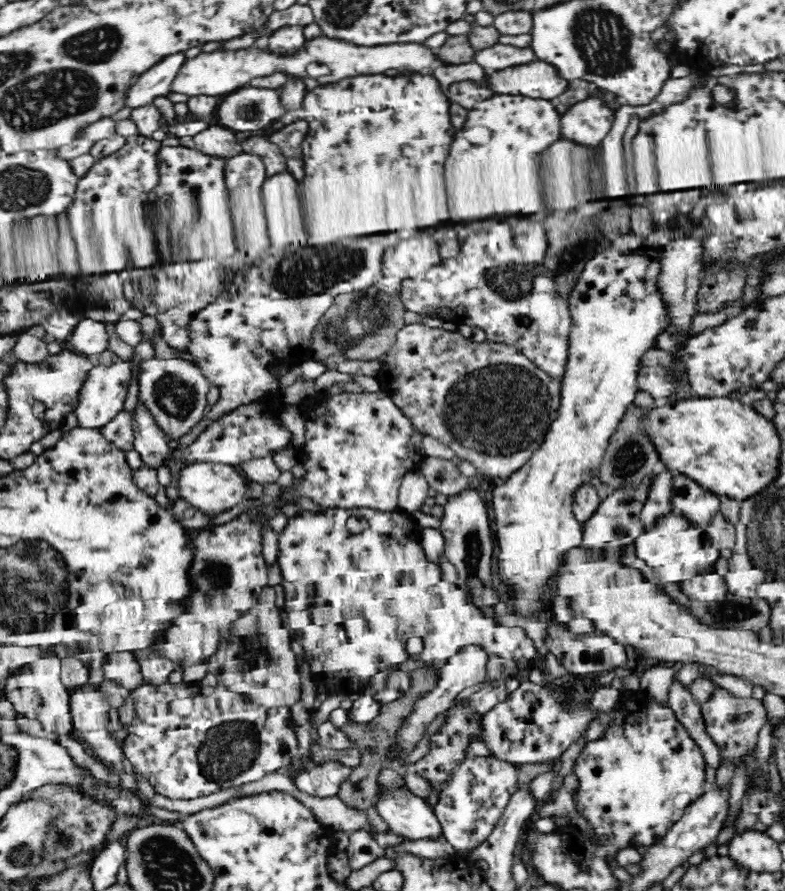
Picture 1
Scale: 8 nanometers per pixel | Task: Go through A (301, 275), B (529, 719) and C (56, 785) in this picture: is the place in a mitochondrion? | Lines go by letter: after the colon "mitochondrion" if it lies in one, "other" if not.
A: mitochondrion
B: other
C: other

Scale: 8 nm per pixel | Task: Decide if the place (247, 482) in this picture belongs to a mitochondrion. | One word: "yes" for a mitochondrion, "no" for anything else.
no

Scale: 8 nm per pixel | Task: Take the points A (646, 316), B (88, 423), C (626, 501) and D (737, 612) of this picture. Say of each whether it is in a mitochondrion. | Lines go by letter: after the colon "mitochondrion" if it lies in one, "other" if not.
A: other
B: other
C: mitochondrion
D: mitochondrion

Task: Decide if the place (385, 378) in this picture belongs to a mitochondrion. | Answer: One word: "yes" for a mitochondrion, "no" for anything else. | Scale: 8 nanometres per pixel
no

